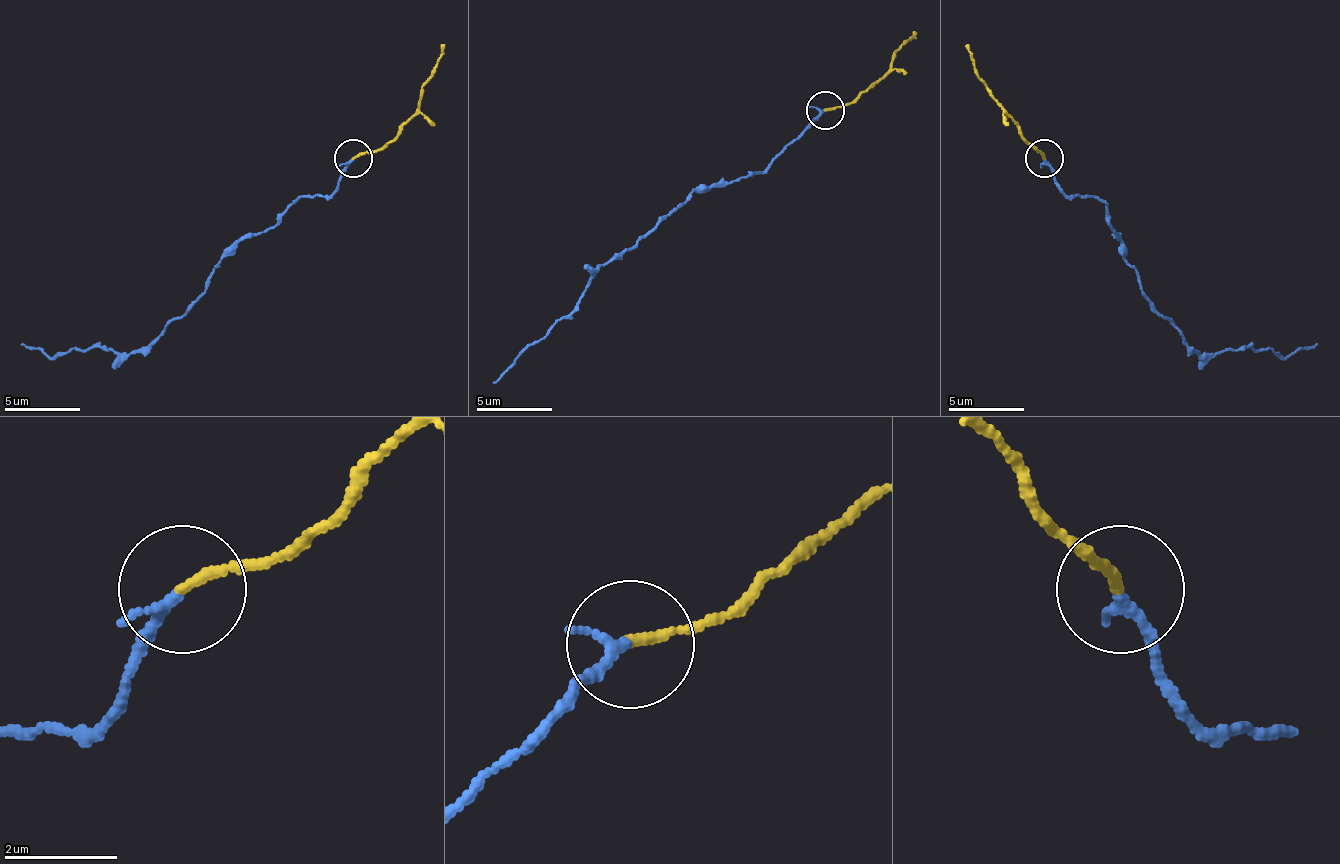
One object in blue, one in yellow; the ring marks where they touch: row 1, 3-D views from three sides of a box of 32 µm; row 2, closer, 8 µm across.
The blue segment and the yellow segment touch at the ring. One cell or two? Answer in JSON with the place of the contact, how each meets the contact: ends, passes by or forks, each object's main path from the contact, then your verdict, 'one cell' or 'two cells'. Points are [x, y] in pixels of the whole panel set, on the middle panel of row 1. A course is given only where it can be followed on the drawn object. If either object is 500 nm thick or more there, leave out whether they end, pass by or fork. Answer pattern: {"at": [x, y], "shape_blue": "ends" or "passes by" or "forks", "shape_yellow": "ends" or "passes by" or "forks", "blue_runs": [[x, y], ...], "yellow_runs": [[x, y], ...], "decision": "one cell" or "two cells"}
{"at": [825, 110], "shape_blue": "ends", "shape_yellow": "ends", "blue_runs": [[824, 110], [763, 170], [744, 178], [699, 186], [596, 273], [562, 319], [493, 383]], "yellow_runs": [[824, 110], [851, 106], [889, 68], [916, 30]], "decision": "two cells"}

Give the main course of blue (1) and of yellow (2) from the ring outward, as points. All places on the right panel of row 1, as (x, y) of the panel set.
1: (1044, 159), (1066, 193), (1104, 205), (1142, 296), (1196, 349), (1253, 345), (1291, 357), (1317, 342)
2: (1044, 159), (1002, 110), (964, 45)

